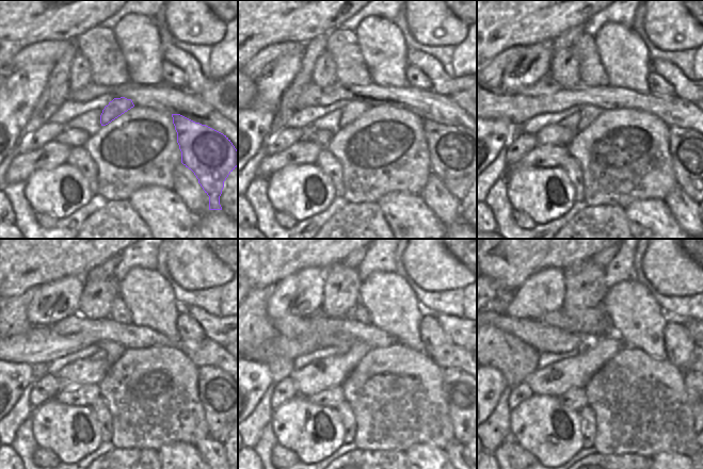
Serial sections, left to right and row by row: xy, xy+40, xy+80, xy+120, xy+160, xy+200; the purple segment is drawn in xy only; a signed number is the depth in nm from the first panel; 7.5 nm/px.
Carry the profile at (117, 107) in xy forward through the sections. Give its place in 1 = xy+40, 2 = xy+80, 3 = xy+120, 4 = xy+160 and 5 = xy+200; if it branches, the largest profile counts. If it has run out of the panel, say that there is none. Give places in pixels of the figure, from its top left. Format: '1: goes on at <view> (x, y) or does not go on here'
1: goes on at xy+40 (350, 112)
2: goes on at xy+80 (588, 113)
3: goes on at xy+120 (114, 351)
4: goes on at xy+160 (293, 327)
5: goes on at xy+200 (544, 338)

